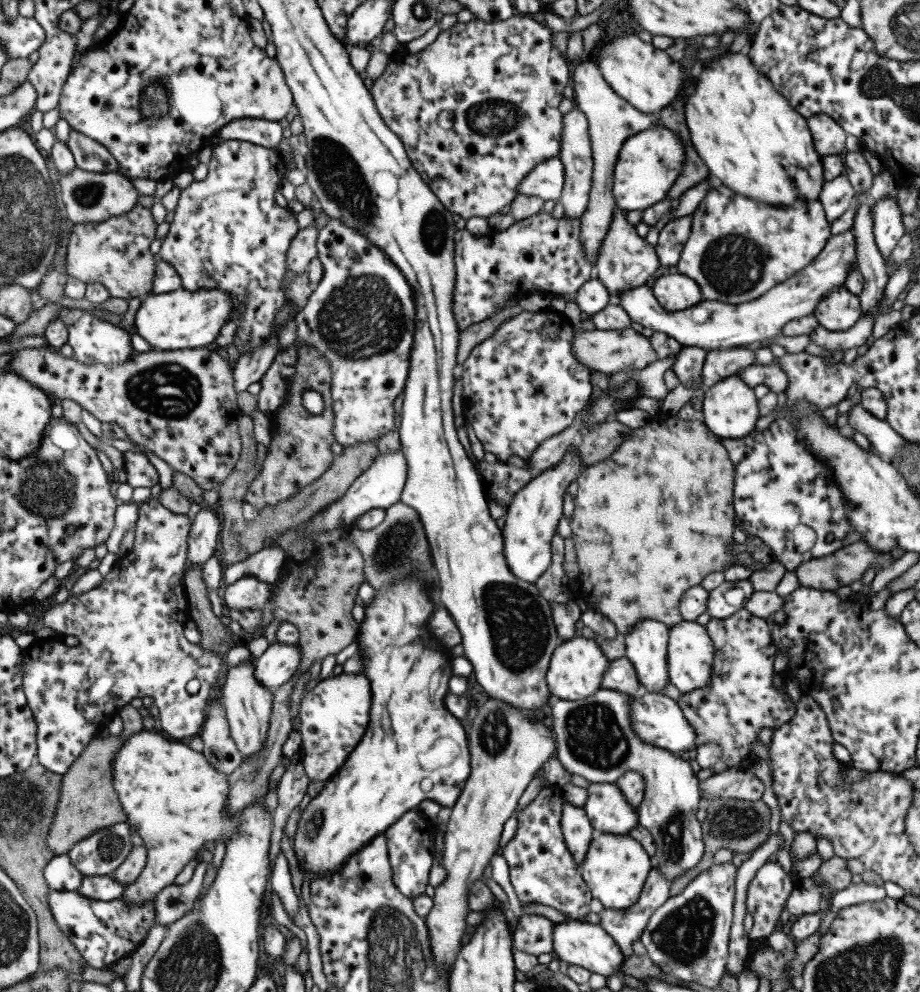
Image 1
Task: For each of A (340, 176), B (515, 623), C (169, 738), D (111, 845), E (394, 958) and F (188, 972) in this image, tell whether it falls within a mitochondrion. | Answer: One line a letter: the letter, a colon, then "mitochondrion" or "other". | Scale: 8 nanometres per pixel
A: mitochondrion
B: mitochondrion
C: other
D: mitochondrion
E: mitochondrion
F: mitochondrion

